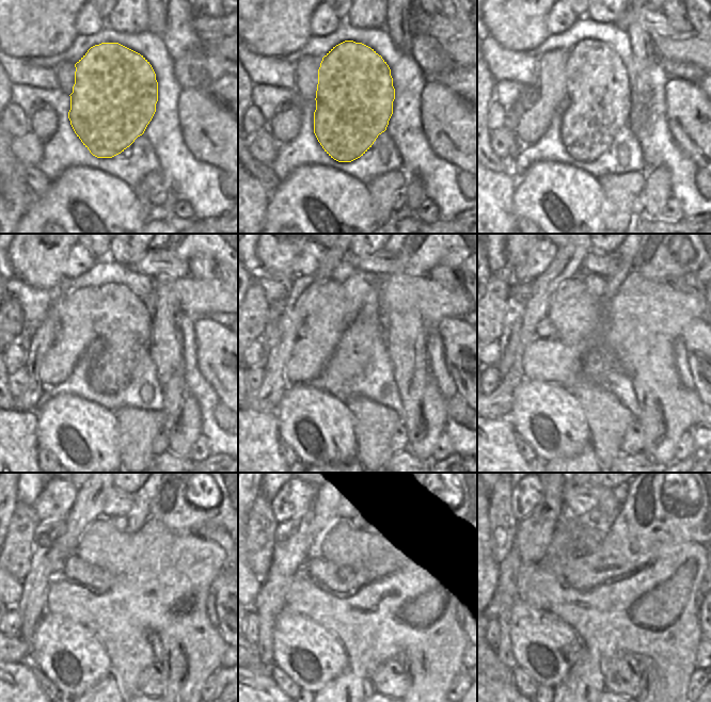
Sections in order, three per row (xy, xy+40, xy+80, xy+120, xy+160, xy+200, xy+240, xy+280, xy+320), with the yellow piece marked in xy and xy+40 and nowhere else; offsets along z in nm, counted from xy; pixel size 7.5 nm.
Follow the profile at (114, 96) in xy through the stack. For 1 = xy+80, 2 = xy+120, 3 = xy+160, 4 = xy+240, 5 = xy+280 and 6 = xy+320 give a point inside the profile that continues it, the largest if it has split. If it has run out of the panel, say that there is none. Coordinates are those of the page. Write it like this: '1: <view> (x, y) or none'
1: xy+80 (597, 80)
2: xy+120 (124, 325)
3: xy+160 (358, 289)
4: xy+240 (121, 523)
5: xy+280 (357, 517)
6: xy+320 (594, 514)

